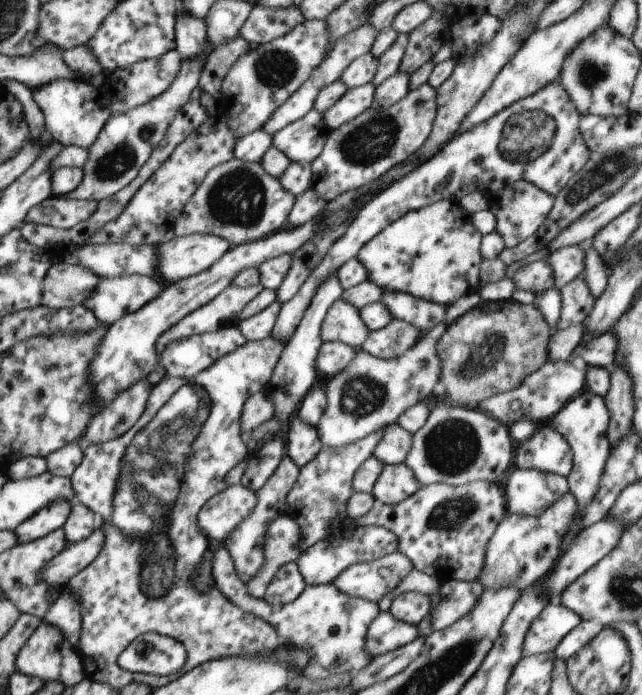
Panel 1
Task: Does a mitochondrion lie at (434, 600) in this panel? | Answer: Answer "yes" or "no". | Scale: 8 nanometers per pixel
no

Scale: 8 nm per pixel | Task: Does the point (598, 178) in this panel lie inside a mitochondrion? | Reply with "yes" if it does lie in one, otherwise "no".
yes

